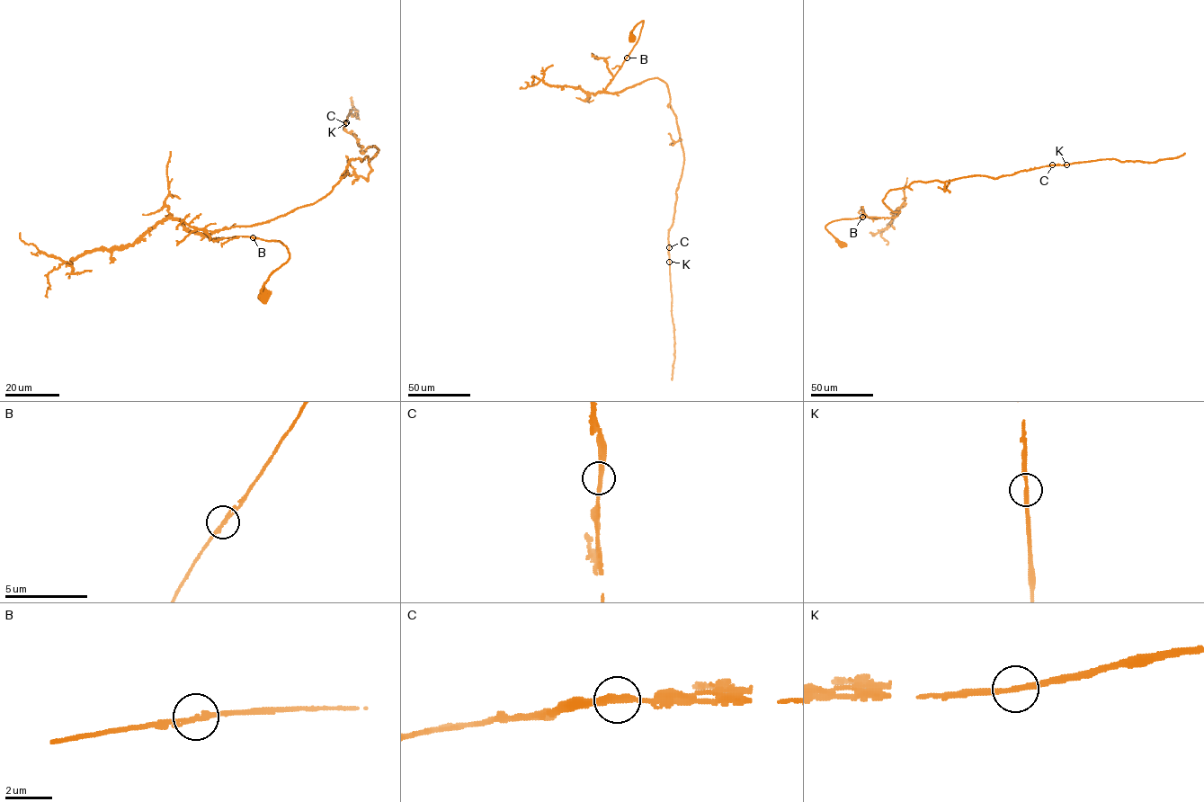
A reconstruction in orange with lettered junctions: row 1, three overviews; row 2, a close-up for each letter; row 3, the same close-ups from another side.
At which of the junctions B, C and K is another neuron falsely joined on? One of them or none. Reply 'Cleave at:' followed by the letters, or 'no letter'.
Cleave at: no letter

